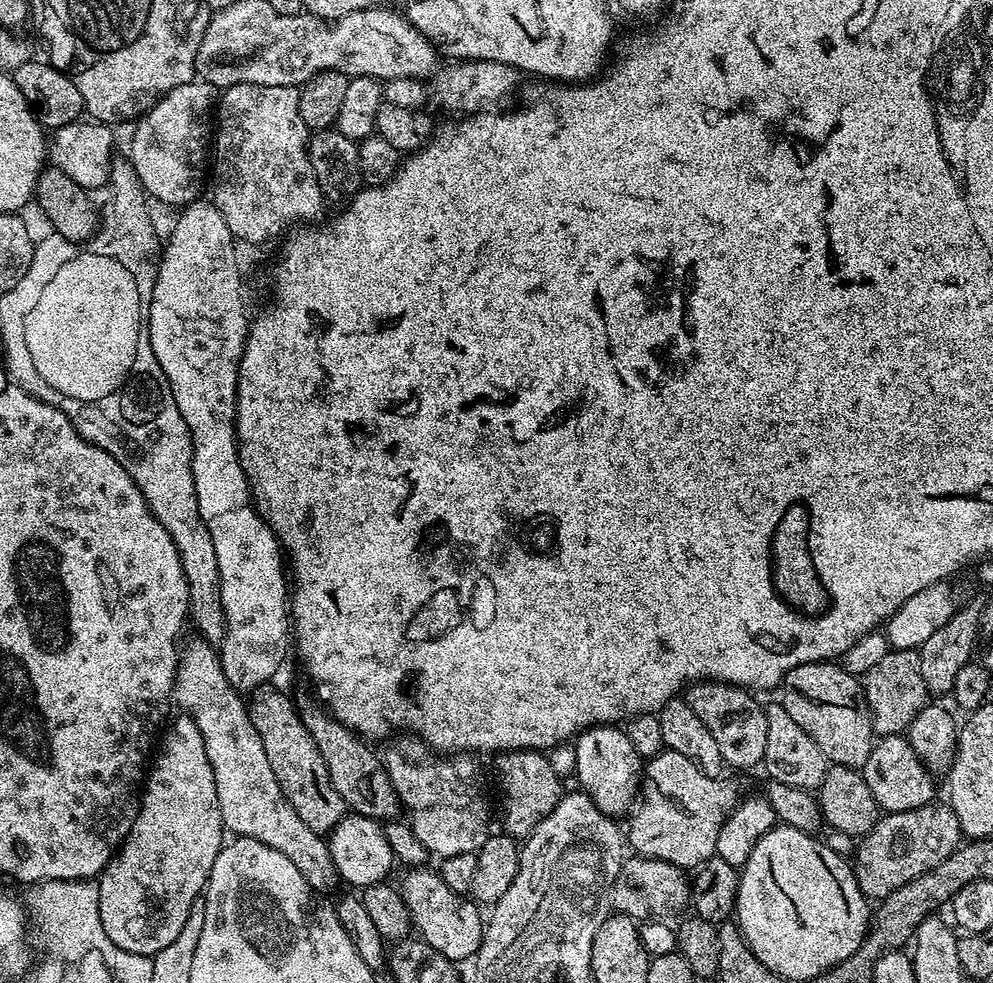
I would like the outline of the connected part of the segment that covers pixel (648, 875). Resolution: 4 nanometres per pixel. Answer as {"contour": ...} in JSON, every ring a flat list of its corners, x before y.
{"contour":[[633,855,632,860,625,859,620,865,620,872,612,887,612,906,621,916,630,916,637,922,664,922,668,916,676,916,685,907,689,907,692,898,690,880,685,869,661,860,645,860,643,856]]}

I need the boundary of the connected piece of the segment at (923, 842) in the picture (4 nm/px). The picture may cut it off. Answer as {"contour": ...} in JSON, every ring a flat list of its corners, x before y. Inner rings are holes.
{"contour":[[933,802,914,810,889,812,864,835,854,848,854,871,856,881,865,897,885,898,892,891,905,886,912,879,934,870,962,844,958,814,951,803]]}

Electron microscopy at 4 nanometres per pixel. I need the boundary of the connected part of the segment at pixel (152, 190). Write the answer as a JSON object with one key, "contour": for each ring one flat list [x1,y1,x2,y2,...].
{"contour":[[193,82,170,90,149,112,139,117,136,126,130,161,147,195,169,206,197,199,201,195,200,187,206,184,210,133,214,128,213,86,207,82]]}

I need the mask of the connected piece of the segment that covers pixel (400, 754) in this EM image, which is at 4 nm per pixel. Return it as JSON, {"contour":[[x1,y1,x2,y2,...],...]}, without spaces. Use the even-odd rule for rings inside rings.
{"contour":[[416,738,400,740,396,748,382,752,382,763,394,790,398,794,407,823,411,824,414,834,426,846,429,854,436,858,457,856,467,852,480,851,490,835,488,829,488,792,484,789,484,780,480,777,480,768,468,754,437,754,427,744]]}

